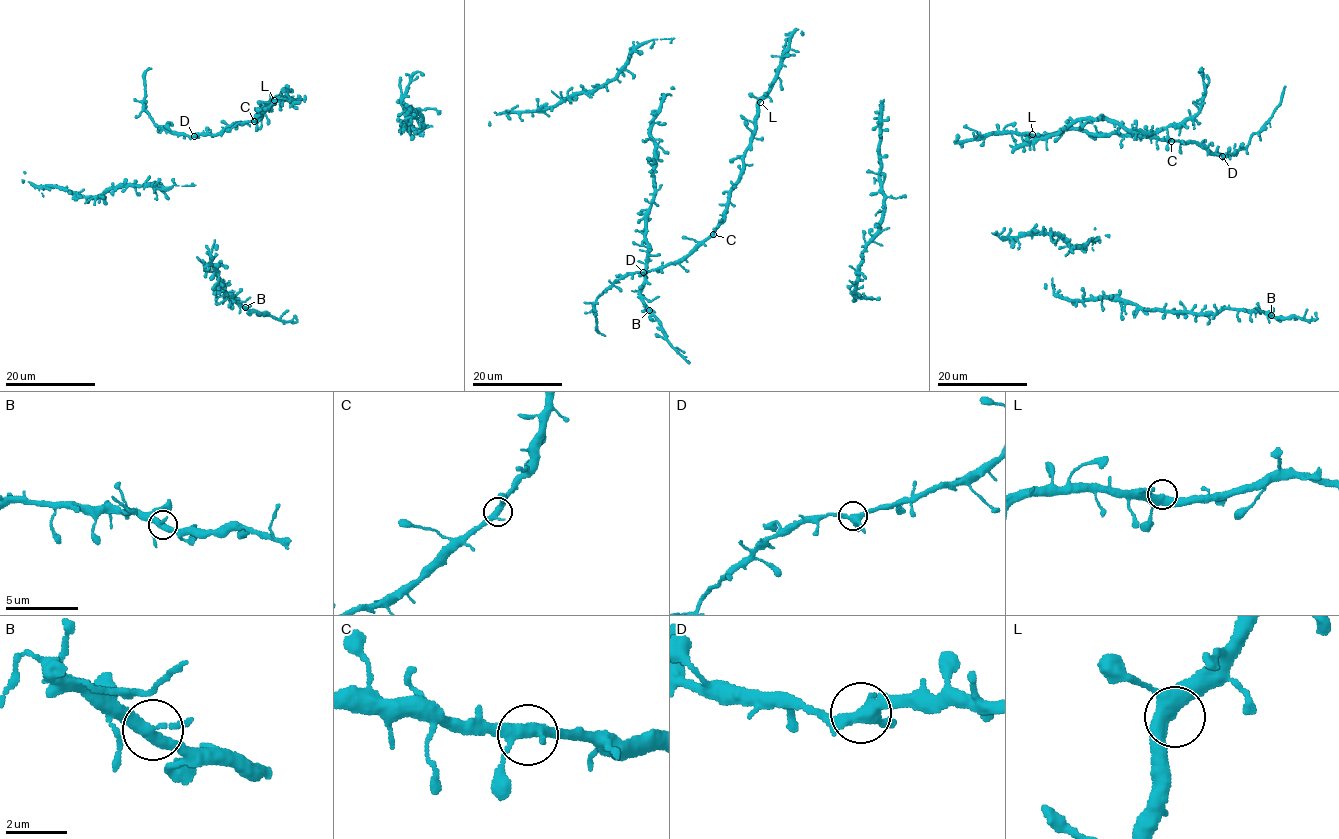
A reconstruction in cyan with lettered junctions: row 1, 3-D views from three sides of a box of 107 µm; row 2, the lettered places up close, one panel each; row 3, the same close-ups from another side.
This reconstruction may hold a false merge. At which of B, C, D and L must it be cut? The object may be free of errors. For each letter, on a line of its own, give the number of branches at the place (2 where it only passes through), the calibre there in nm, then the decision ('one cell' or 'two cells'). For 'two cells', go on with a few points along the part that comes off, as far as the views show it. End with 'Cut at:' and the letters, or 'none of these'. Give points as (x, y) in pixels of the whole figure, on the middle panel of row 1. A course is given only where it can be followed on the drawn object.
B: branches 3; calibre 340 nm; one cell
C: branches 3; calibre 340 nm; one cell
D: branches 3; calibre 380 nm; one cell
L: branches 3; calibre 440 nm; one cell
Cut at: none of these

